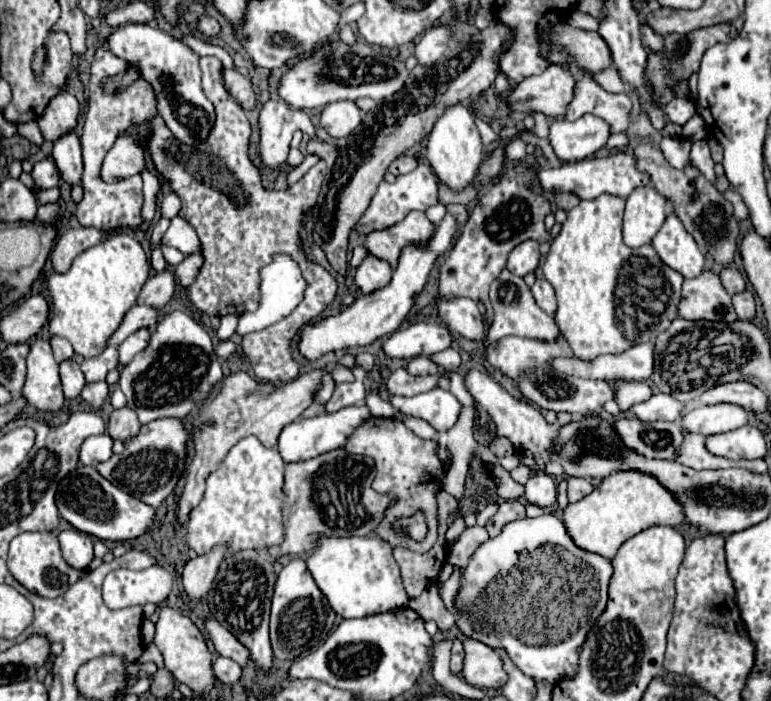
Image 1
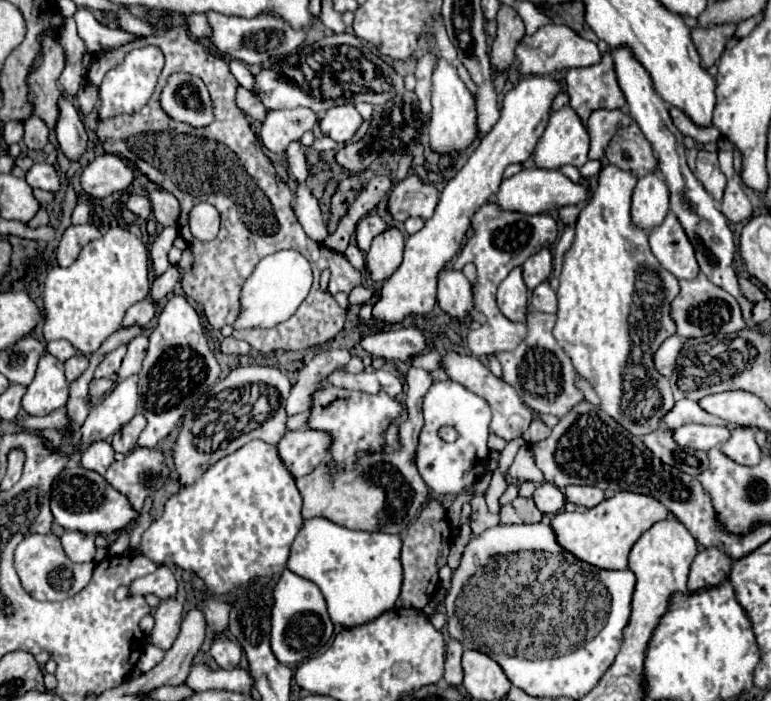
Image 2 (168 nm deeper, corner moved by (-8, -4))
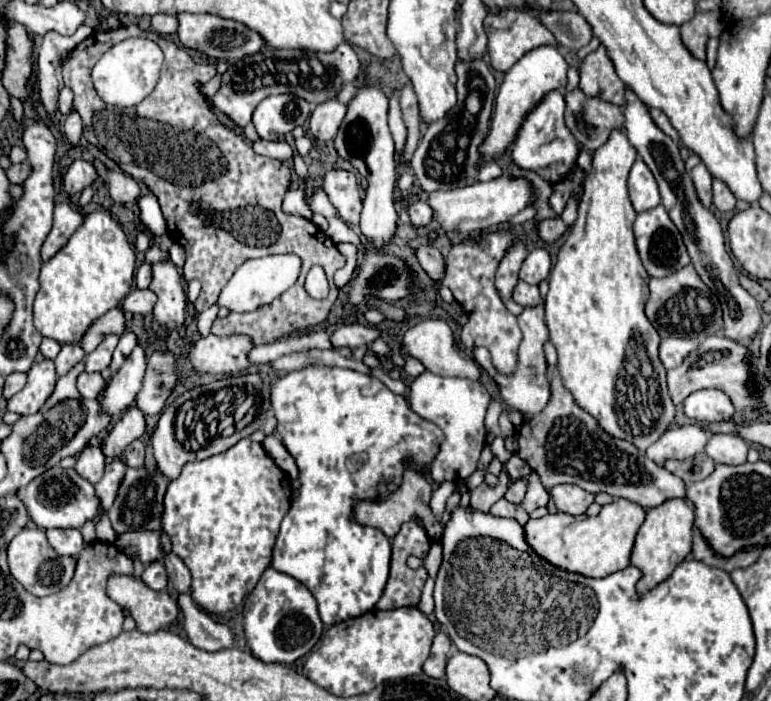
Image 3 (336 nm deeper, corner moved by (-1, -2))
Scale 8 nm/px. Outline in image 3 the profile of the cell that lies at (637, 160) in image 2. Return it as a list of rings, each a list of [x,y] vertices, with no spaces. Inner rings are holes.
[[[581,90],[565,94],[565,102],[565,122],[577,142],[589,152],[601,148],[609,140],[609,134],[615,128],[621,130],[625,124],[619,106],[603,102],[601,98],[587,98]]]

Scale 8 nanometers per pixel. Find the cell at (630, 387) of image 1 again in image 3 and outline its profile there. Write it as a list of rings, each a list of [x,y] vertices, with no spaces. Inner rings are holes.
[[[613,130],[609,142],[595,150],[593,168],[583,180],[579,216],[559,250],[557,264],[551,268],[549,294],[545,298],[545,326],[549,328],[549,338],[559,356],[557,368],[575,402],[593,414],[605,432],[615,438],[629,440],[645,452],[645,448],[649,448],[673,424],[675,404],[667,394],[665,368],[657,356],[661,336],[649,318],[645,318],[649,274],[641,266],[633,242],[633,218],[637,218],[637,212],[627,196],[627,174],[635,158],[637,152],[623,130]]]

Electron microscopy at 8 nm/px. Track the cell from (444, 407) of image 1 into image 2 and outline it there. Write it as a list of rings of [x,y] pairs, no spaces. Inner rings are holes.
[[[444,380],[430,386],[424,396],[424,426],[420,432],[416,464],[420,476],[434,494],[460,494],[486,472],[486,464],[490,458],[490,450],[486,446],[490,434],[490,418],[492,412],[488,402],[462,384]],[[440,426],[454,426],[458,432],[458,440],[454,444],[444,442],[438,436]]]

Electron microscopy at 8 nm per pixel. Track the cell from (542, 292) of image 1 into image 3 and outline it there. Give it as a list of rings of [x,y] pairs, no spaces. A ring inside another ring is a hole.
[[[519,282],[515,292],[513,292],[513,300],[521,306],[541,306],[543,298],[539,294],[537,286],[531,286],[527,282]]]

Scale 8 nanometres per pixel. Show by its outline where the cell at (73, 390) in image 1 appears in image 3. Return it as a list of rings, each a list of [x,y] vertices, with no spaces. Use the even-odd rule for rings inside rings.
[[[63,344],[61,346],[61,352],[59,356],[55,358],[55,368],[57,368],[57,374],[63,376],[67,374],[77,362],[81,362],[85,358],[85,352],[79,344]]]

